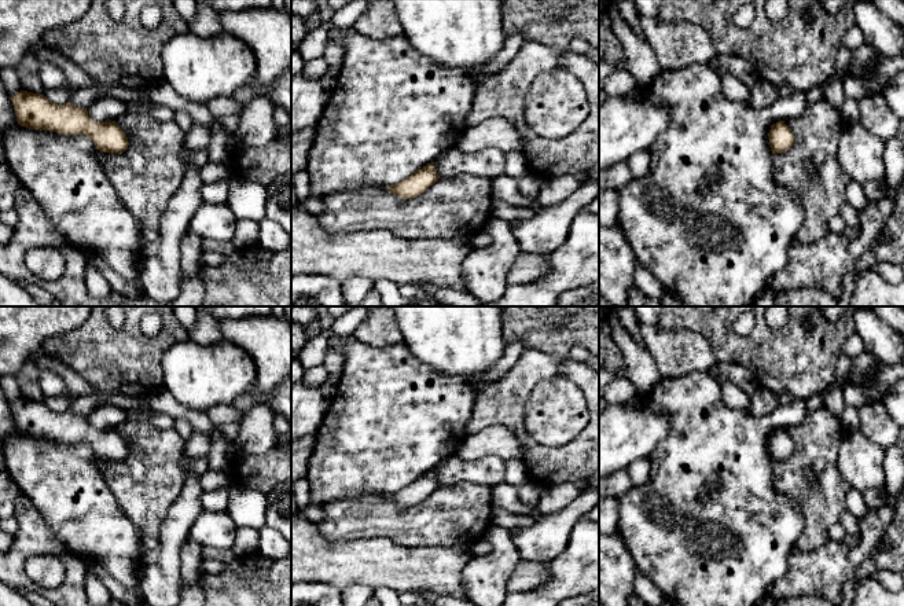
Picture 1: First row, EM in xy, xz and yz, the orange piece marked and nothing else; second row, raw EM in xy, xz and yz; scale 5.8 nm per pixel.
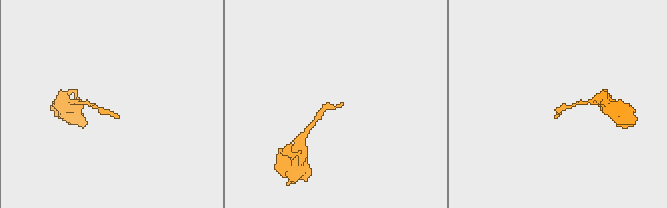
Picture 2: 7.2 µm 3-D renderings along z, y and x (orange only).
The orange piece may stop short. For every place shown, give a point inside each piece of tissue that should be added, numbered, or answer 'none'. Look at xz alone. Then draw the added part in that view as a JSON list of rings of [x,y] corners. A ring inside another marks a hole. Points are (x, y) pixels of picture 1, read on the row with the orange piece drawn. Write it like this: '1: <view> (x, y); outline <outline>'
none

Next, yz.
none

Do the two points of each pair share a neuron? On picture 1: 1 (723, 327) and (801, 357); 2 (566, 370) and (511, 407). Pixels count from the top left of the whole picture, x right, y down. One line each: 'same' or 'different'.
1: same
2: same

